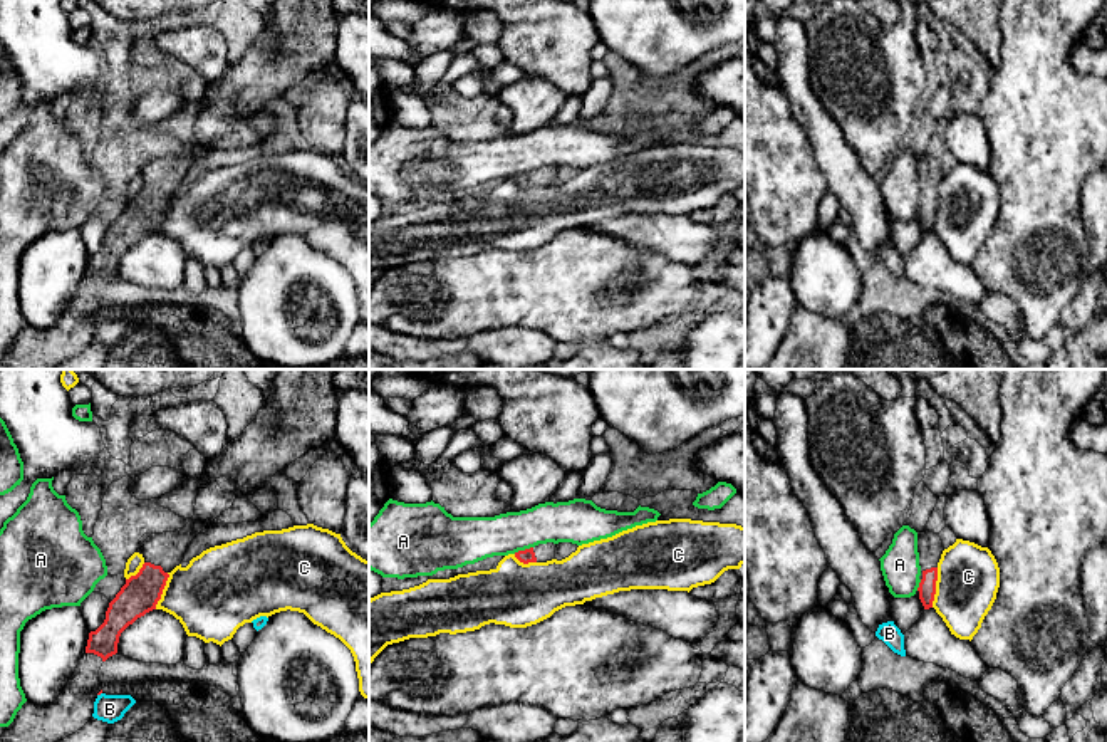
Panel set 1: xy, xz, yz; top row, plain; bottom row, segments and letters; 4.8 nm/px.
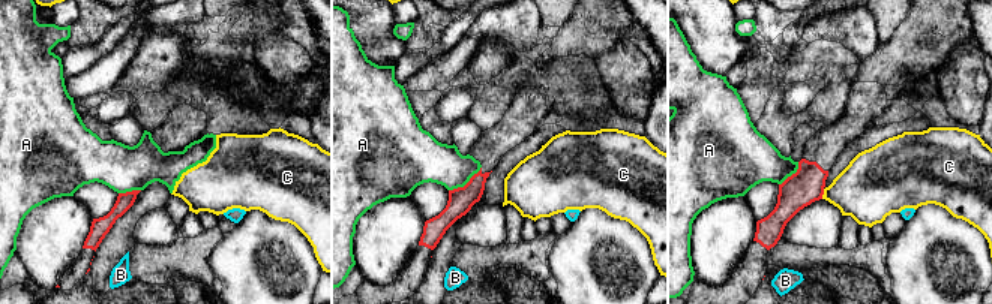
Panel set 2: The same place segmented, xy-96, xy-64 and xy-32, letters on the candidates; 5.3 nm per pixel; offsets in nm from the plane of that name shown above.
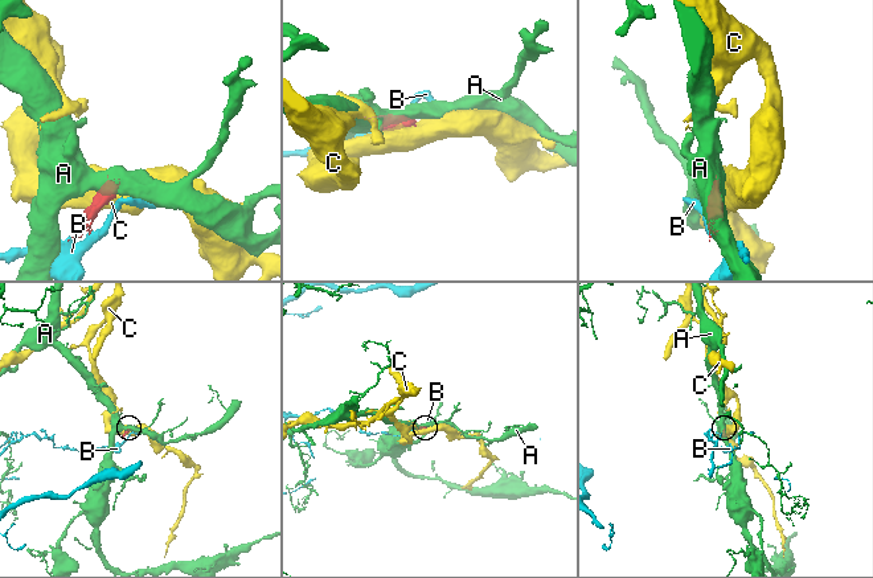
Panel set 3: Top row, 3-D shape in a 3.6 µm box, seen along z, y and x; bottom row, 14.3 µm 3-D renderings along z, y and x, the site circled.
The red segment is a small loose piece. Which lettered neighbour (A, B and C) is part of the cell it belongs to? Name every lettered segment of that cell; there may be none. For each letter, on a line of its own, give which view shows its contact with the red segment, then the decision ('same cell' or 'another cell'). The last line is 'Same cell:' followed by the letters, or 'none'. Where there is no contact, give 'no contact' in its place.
A: xz | another cell
B: xy | another cell
C: yz | another cell
Same cell: none

